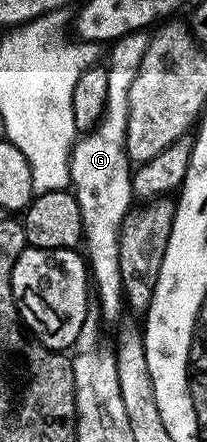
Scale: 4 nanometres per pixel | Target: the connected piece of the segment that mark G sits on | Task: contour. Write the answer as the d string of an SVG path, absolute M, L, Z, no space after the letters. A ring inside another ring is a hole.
M145 31L131 32L113 41L110 52L108 74L108 98L106 115L97 123L98 130L92 136L77 141L70 154L70 184L78 199L82 215L85 259L92 269L92 280L96 285L96 304L108 319L114 320L124 304L124 285L120 274L118 257L118 232L122 219L132 207L130 201L130 167L132 161L126 155L126 127L130 117L130 91L132 82L140 70L140 62L146 53L148 36Z

